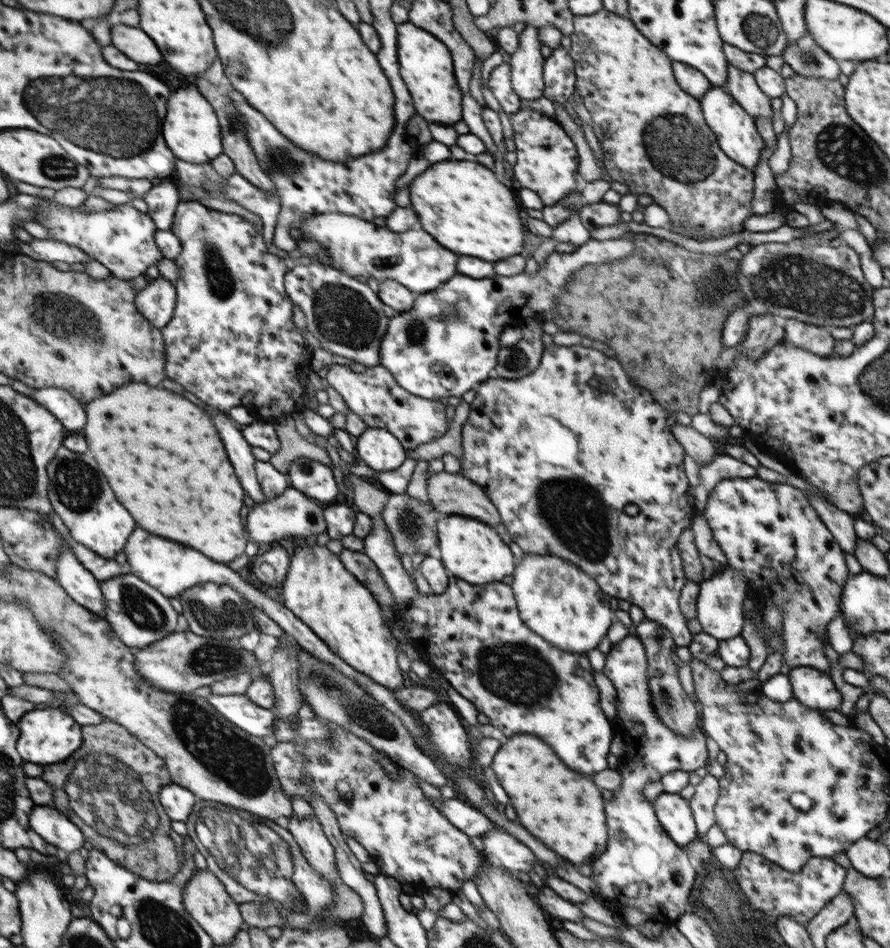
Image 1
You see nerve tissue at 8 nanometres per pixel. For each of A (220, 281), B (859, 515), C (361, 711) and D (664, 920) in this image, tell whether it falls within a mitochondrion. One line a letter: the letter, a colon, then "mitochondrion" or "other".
A: mitochondrion
B: other
C: mitochondrion
D: other

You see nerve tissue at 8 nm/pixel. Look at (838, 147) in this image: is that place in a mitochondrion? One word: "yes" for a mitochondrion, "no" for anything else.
yes

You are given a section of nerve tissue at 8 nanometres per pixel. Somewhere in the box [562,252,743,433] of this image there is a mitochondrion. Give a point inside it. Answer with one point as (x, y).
(711, 287)

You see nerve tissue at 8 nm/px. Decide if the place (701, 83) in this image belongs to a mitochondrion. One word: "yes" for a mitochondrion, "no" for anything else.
no

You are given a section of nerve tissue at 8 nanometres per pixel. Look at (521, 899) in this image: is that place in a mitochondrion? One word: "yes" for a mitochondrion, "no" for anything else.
no

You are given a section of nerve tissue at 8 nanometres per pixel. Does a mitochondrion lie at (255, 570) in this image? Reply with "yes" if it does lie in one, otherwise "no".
no

